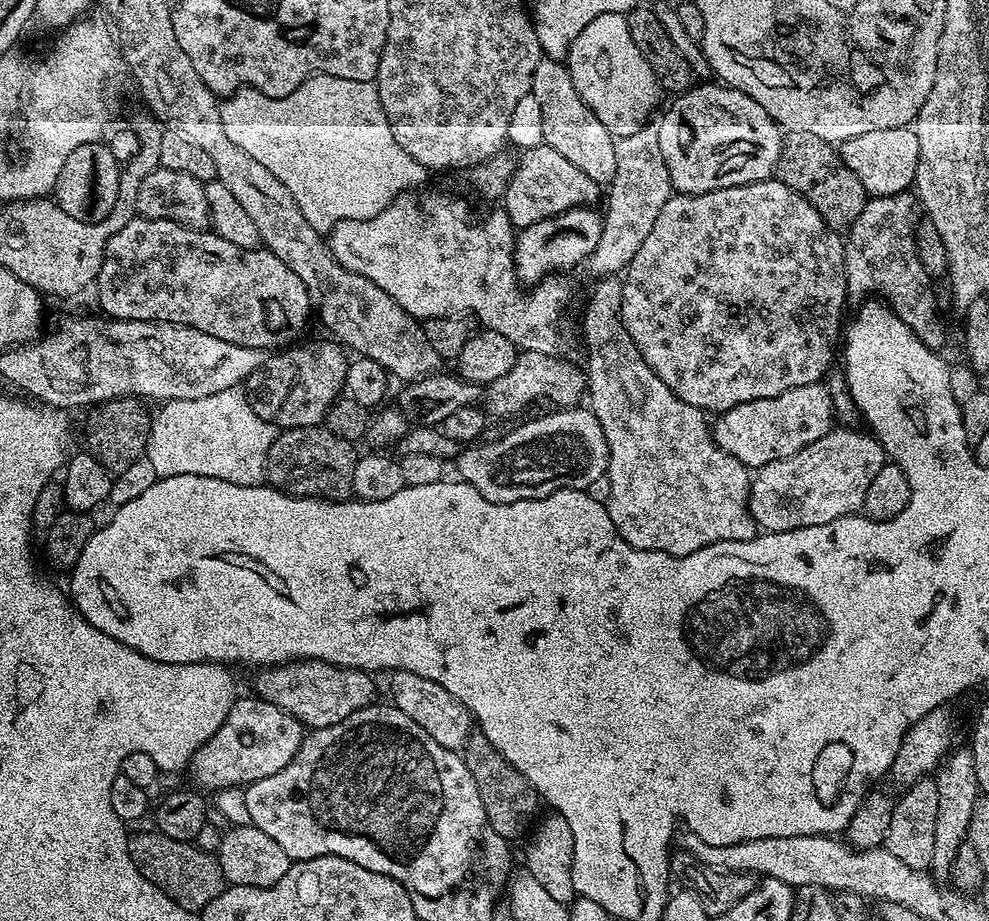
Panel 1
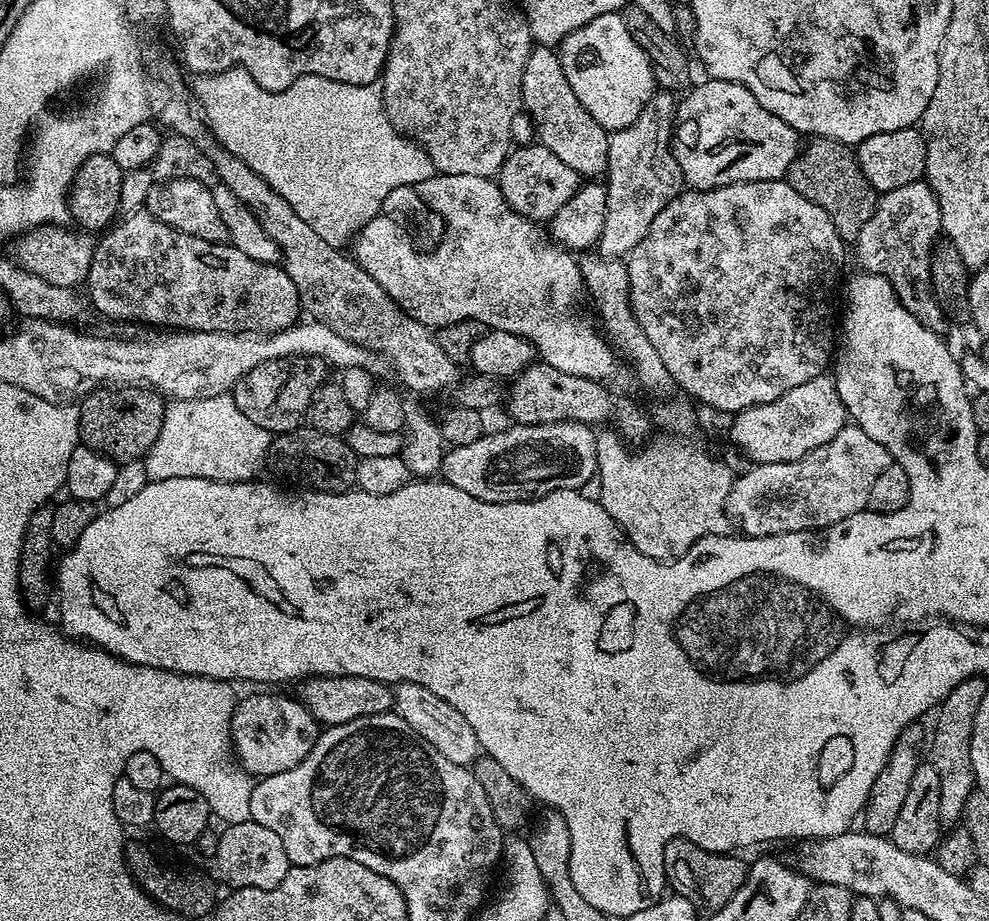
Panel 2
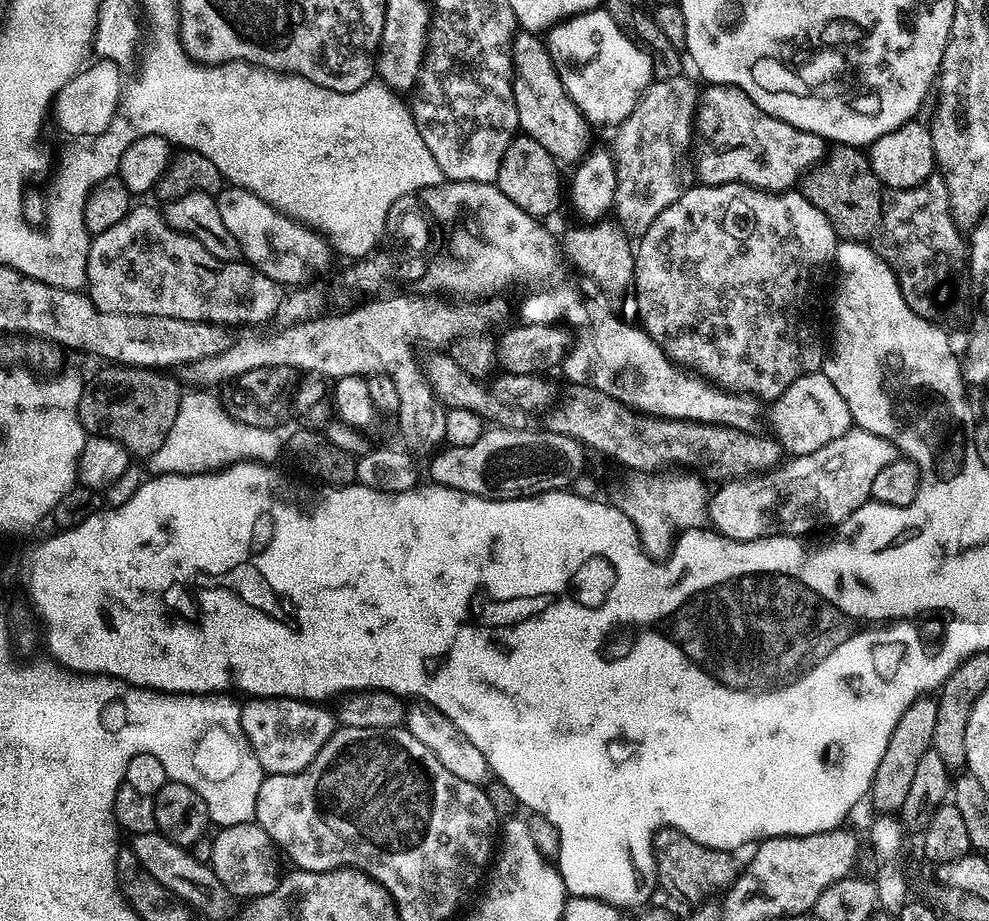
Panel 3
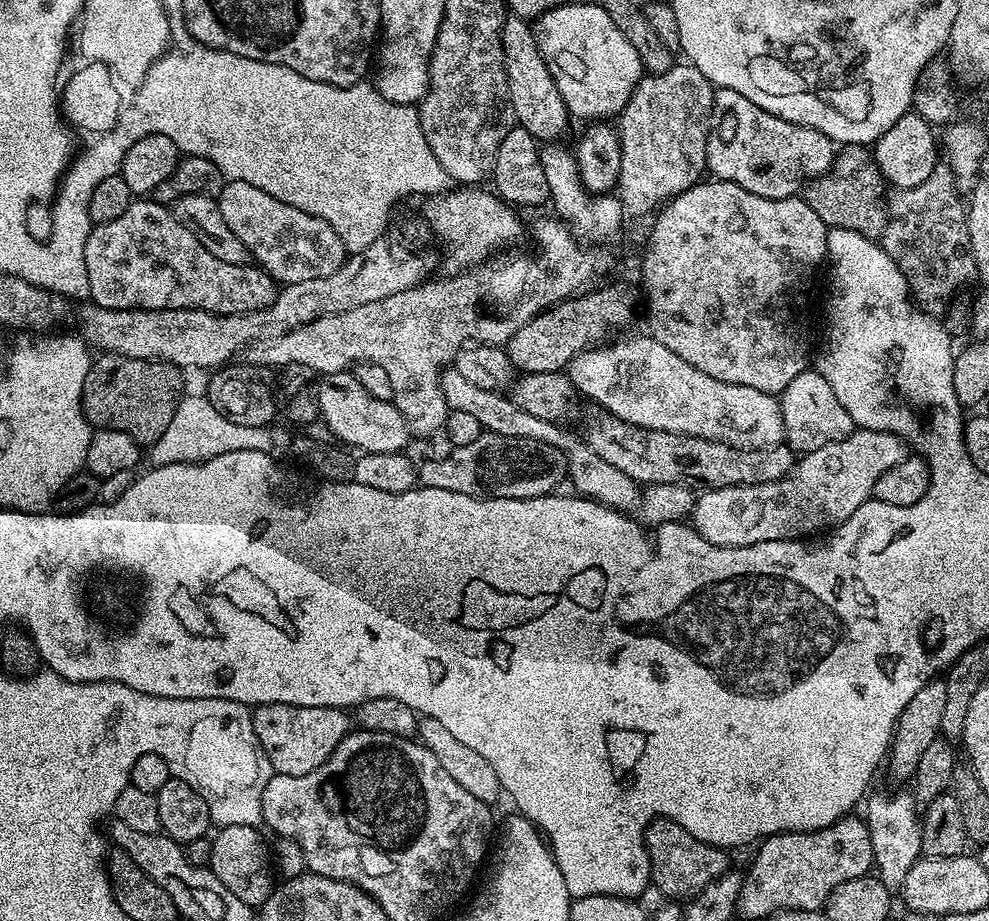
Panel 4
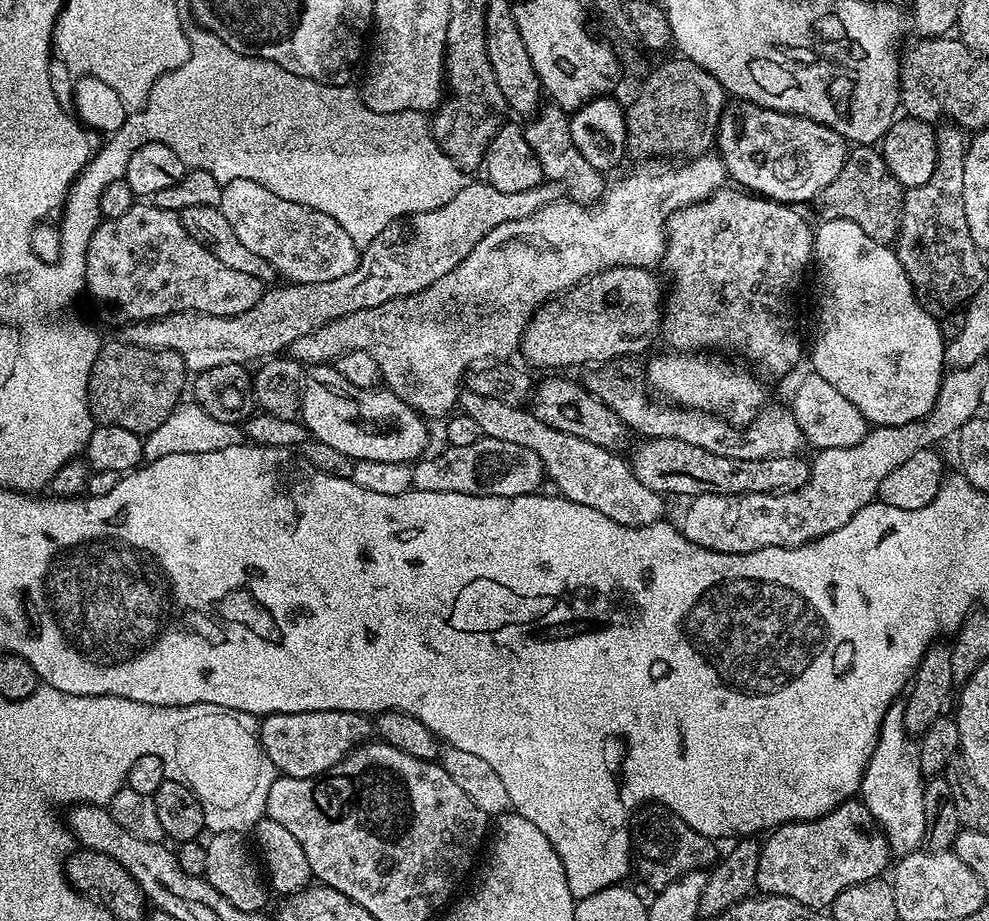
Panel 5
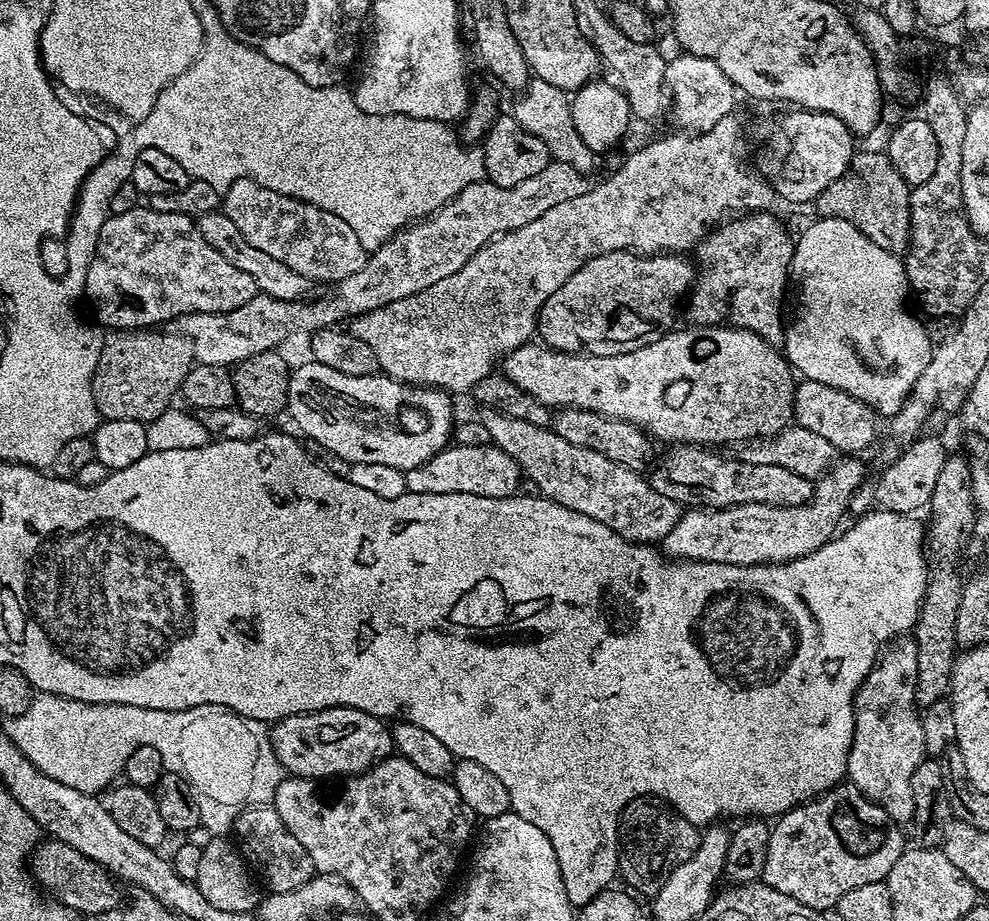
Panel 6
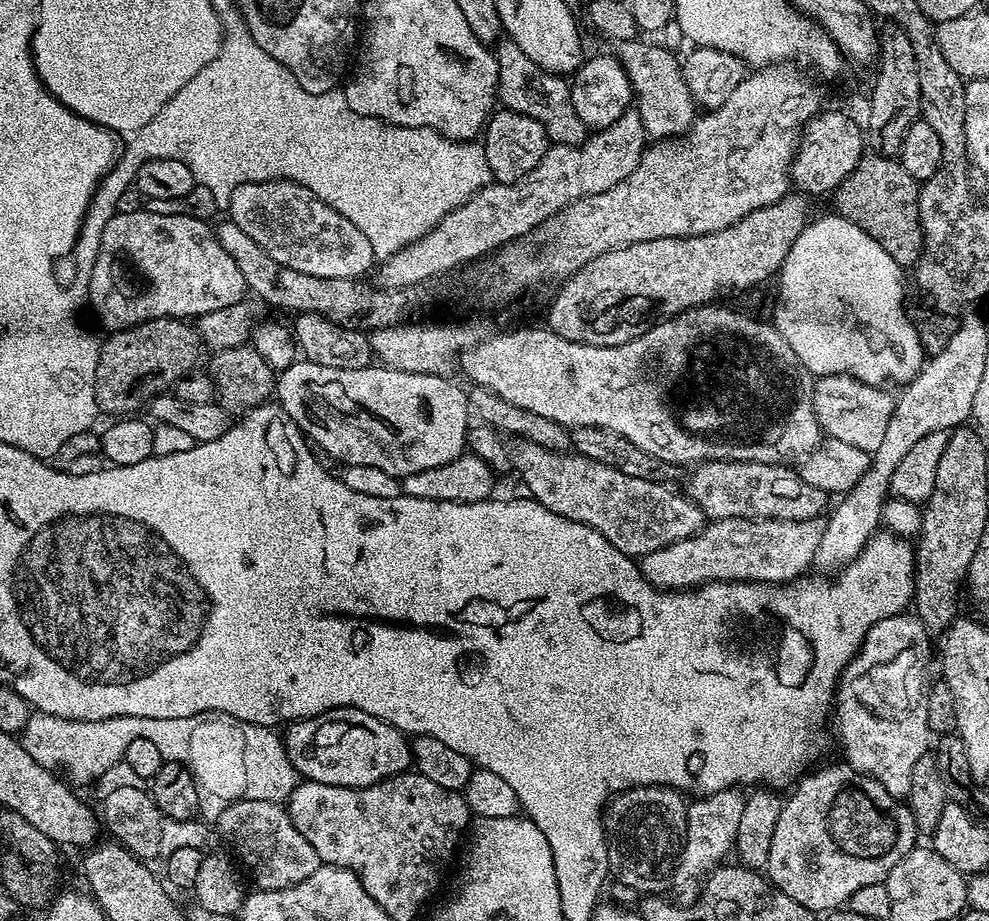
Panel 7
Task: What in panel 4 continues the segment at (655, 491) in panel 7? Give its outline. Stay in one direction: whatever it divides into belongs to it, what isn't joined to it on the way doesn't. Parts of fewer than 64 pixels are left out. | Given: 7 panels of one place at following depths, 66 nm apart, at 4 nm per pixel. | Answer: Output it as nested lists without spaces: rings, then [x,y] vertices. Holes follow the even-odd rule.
[[[448,366],[440,373],[440,385],[442,394],[448,399],[449,409],[453,412],[471,414],[480,423],[484,432],[493,432],[503,436],[514,436],[516,438],[530,438],[543,444],[549,444],[560,449],[566,457],[566,472],[570,477],[575,491],[585,499],[598,501],[608,508],[615,508],[616,511],[629,511],[639,505],[640,490],[635,480],[631,480],[622,470],[610,466],[596,453],[583,439],[571,436],[563,432],[560,424],[552,424],[542,418],[534,418],[534,414],[526,414],[526,410],[518,410],[514,402],[503,391],[482,389],[474,386],[469,380],[462,378],[456,367]]]

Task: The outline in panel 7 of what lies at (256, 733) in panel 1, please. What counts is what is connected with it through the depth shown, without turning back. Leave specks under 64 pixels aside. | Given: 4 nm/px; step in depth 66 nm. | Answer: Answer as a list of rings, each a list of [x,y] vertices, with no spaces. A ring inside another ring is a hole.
[[[335,708],[323,712],[321,716],[309,716],[306,720],[289,723],[286,731],[288,733],[283,733],[282,743],[297,773],[304,780],[313,780],[319,784],[365,788],[374,786],[390,776],[400,776],[409,771],[414,764],[412,746],[405,733],[384,720],[374,718],[374,714],[366,714],[357,708]]]

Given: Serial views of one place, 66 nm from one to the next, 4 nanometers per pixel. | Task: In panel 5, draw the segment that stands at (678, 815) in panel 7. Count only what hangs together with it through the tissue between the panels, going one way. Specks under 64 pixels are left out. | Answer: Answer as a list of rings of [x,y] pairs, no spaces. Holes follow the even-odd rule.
[[[644,806],[633,815],[630,821],[630,839],[634,872],[637,872],[652,890],[670,886],[680,876],[688,872],[708,870],[717,863],[717,841],[710,836],[698,834],[678,814],[669,812],[660,806]]]

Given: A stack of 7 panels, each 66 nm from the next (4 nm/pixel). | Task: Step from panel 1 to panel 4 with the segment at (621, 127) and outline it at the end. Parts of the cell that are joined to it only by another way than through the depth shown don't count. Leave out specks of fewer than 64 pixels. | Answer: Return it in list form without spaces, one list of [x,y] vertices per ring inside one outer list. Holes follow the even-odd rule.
[[[566,2],[561,8],[551,8],[543,12],[535,21],[534,31],[538,50],[542,58],[548,61],[548,69],[558,86],[558,94],[562,94],[562,102],[566,102],[569,113],[573,117],[581,116],[584,122],[600,122],[605,118],[619,117],[632,97],[632,91],[640,83],[646,69],[640,61],[638,50],[626,38],[614,22],[610,22],[610,14],[598,2],[592,4],[572,4]]]

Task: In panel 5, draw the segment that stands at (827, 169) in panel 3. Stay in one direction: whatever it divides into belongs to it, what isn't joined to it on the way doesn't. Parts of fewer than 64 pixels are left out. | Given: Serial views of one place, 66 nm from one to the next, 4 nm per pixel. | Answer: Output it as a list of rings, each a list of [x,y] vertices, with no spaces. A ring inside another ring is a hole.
[[[856,146],[849,151],[848,161],[842,166],[838,178],[816,195],[814,207],[820,211],[821,221],[849,220],[862,226],[862,231],[870,234],[874,242],[891,245],[900,228],[905,191],[898,178],[890,174],[890,166],[886,166],[883,155],[875,147]]]

